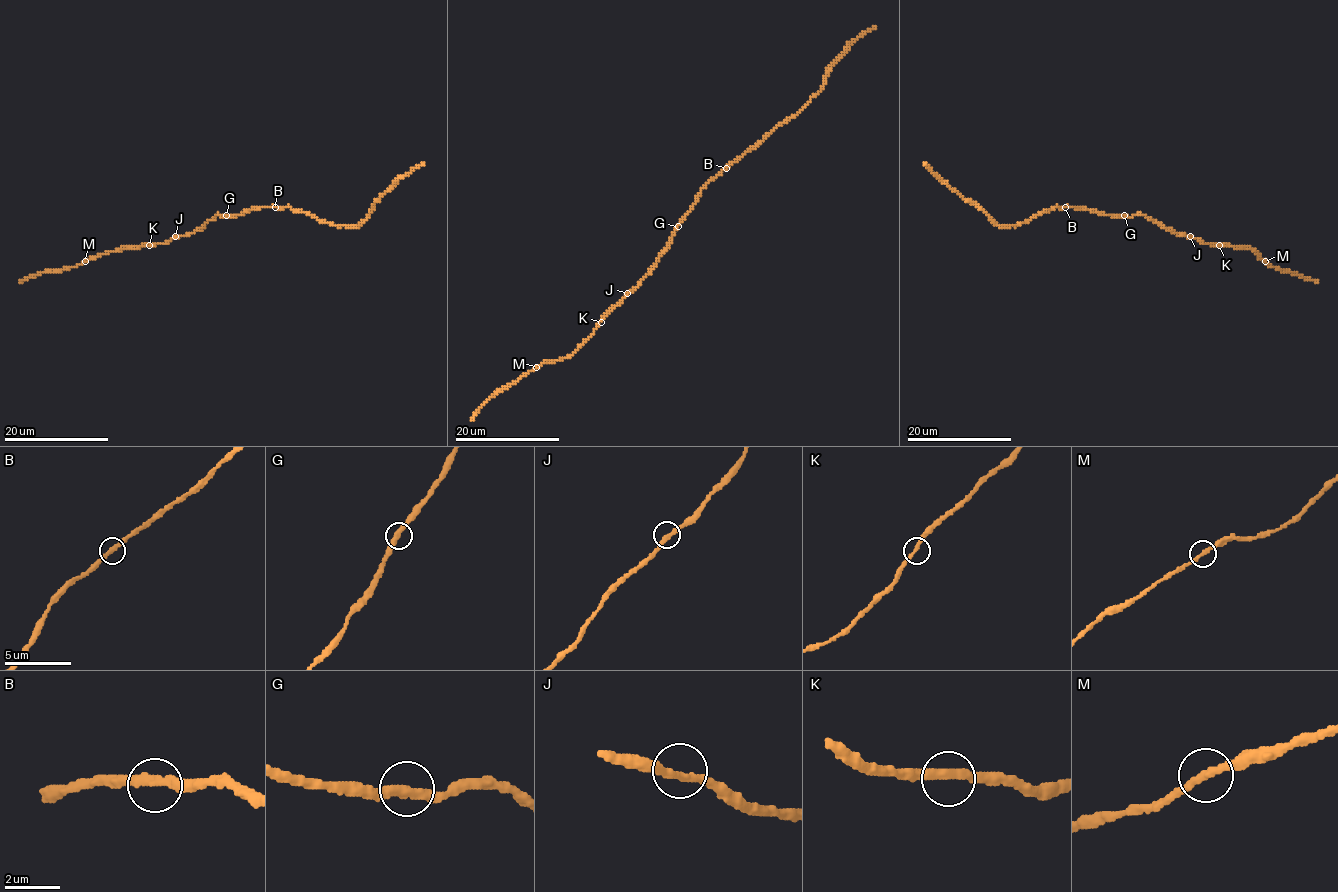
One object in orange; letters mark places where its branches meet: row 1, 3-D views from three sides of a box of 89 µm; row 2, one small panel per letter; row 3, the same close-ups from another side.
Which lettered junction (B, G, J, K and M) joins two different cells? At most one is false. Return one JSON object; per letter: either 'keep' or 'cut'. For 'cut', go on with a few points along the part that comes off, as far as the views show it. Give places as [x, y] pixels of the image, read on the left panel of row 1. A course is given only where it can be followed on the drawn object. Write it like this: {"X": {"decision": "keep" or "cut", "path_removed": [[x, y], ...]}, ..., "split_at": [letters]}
{"B": {"decision": "keep"}, "G": {"decision": "keep"}, "J": {"decision": "keep"}, "K": {"decision": "keep"}, "M": {"decision": "keep"}, "split_at": []}

